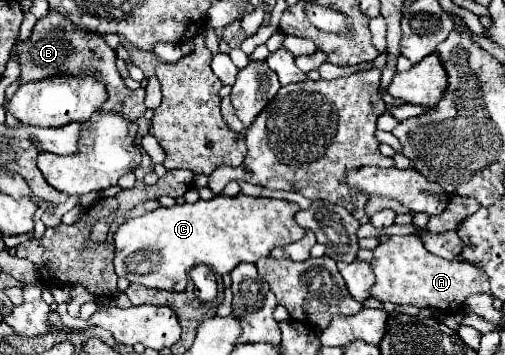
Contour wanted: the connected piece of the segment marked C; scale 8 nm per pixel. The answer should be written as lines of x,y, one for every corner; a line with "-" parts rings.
245,194
233,198
215,196
195,204
157,208
145,216
125,220
117,228
113,236
115,272
135,284
183,292
189,284
189,270
199,264
213,266
215,272
223,276
241,262
255,264
267,258
273,248
303,238
305,230
293,220
297,210
297,204
285,200
251,198

